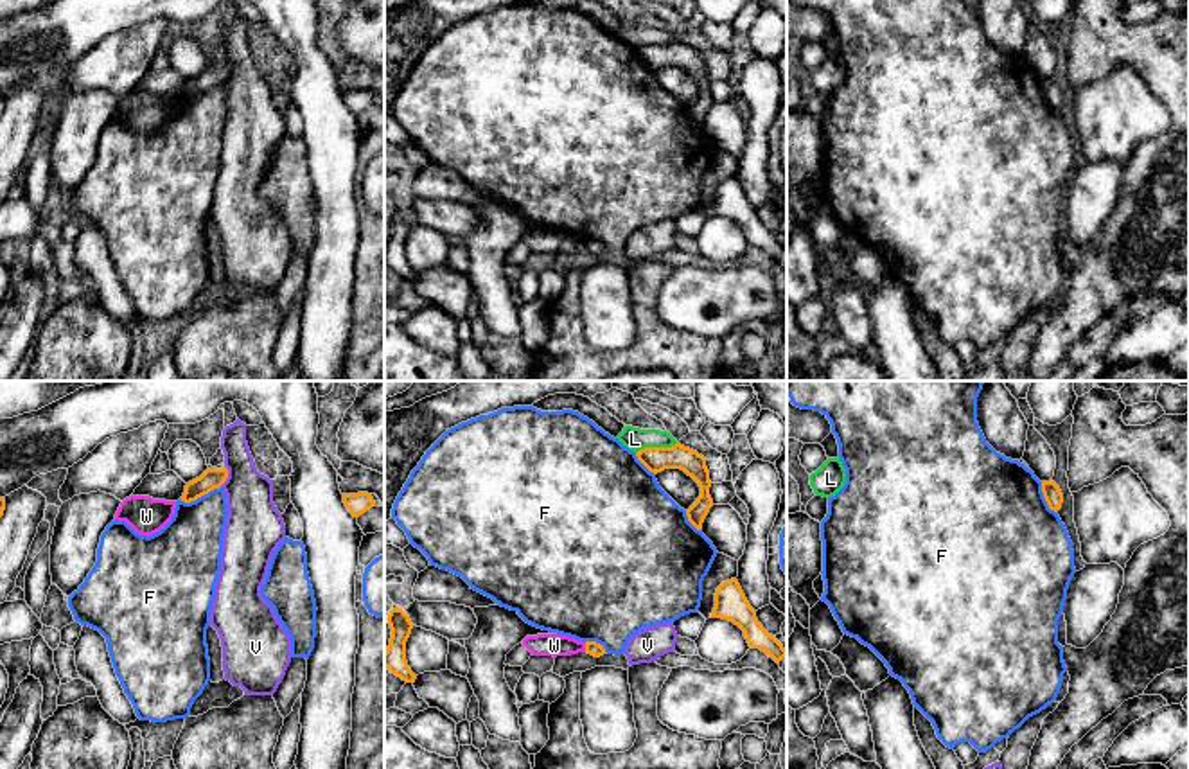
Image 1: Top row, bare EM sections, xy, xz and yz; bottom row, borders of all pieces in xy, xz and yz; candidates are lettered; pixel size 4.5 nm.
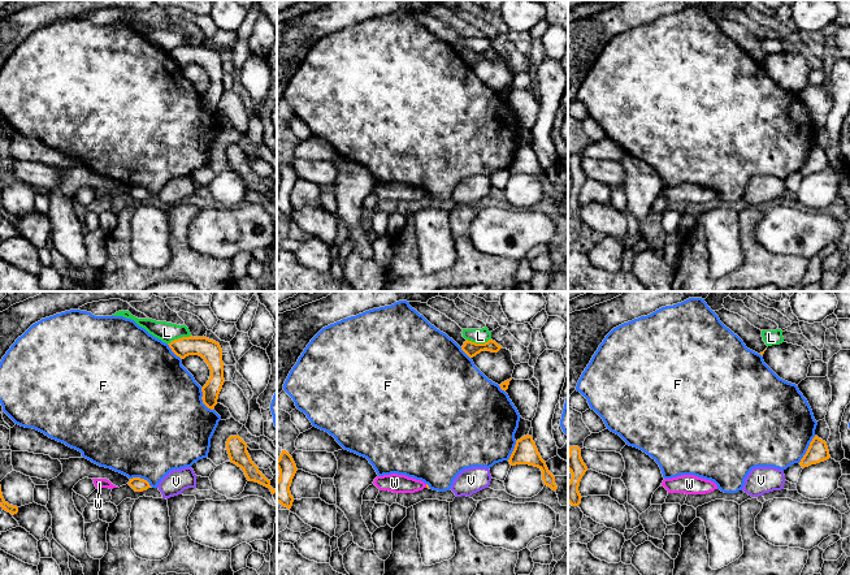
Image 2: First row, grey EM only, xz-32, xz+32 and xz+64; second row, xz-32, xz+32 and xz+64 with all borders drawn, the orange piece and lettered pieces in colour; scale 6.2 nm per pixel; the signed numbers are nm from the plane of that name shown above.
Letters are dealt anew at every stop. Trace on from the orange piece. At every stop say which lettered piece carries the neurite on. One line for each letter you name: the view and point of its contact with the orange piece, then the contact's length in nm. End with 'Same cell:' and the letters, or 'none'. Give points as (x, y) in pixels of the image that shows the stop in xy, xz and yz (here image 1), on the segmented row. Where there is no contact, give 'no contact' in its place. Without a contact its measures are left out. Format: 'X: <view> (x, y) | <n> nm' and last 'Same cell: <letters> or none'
Same cell: none

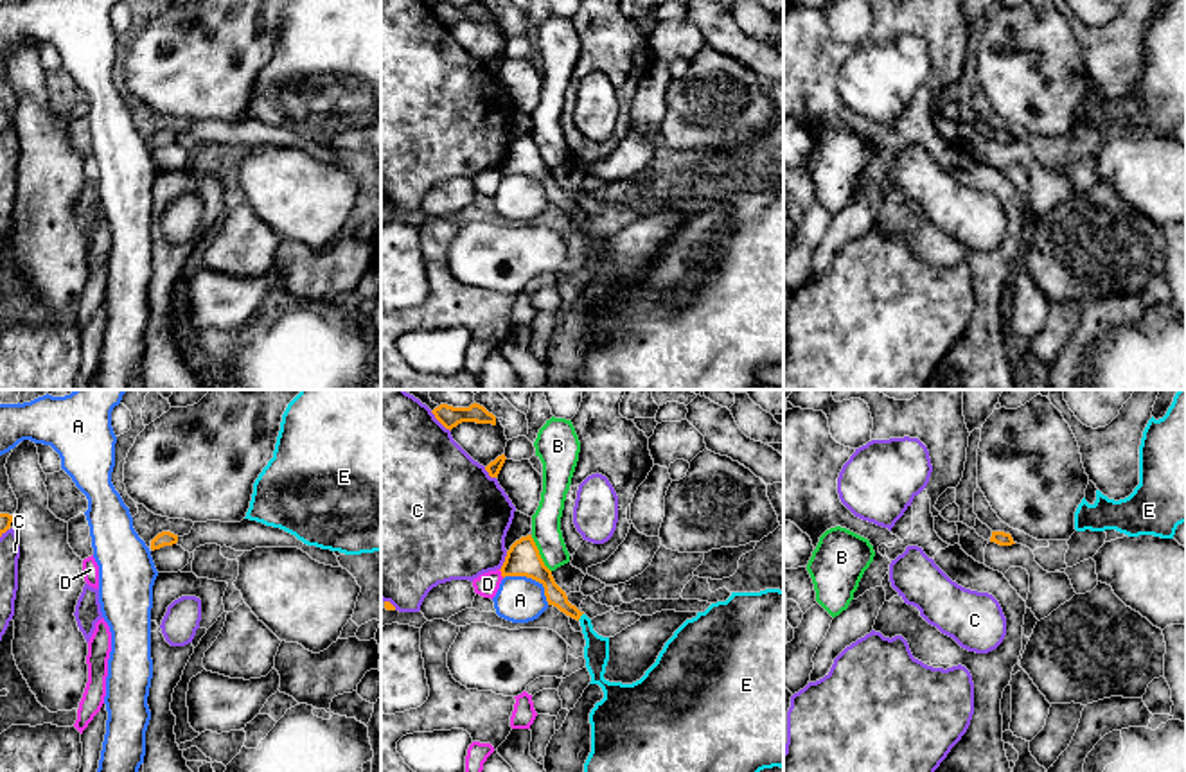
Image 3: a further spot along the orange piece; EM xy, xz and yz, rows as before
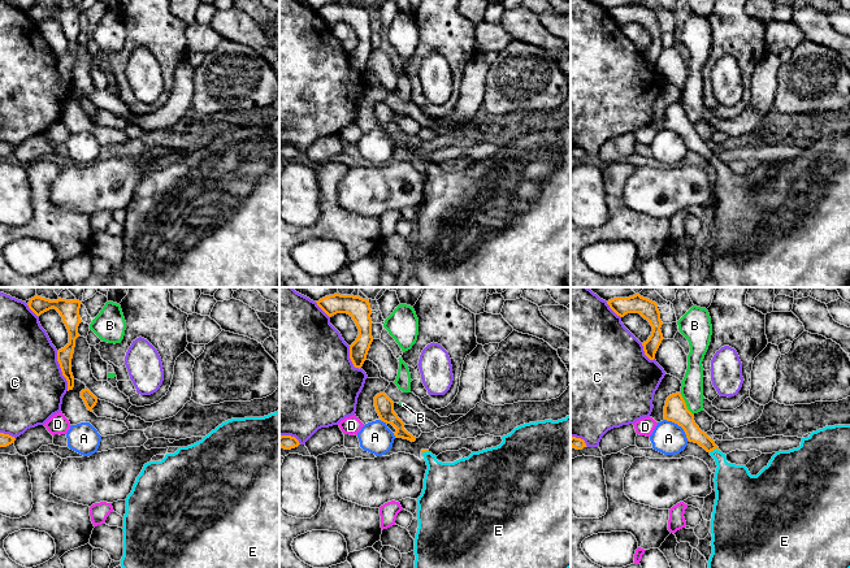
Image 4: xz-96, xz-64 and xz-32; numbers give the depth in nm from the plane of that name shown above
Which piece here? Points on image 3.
E: xz (581, 614) | 50 nm
Same cell: E

